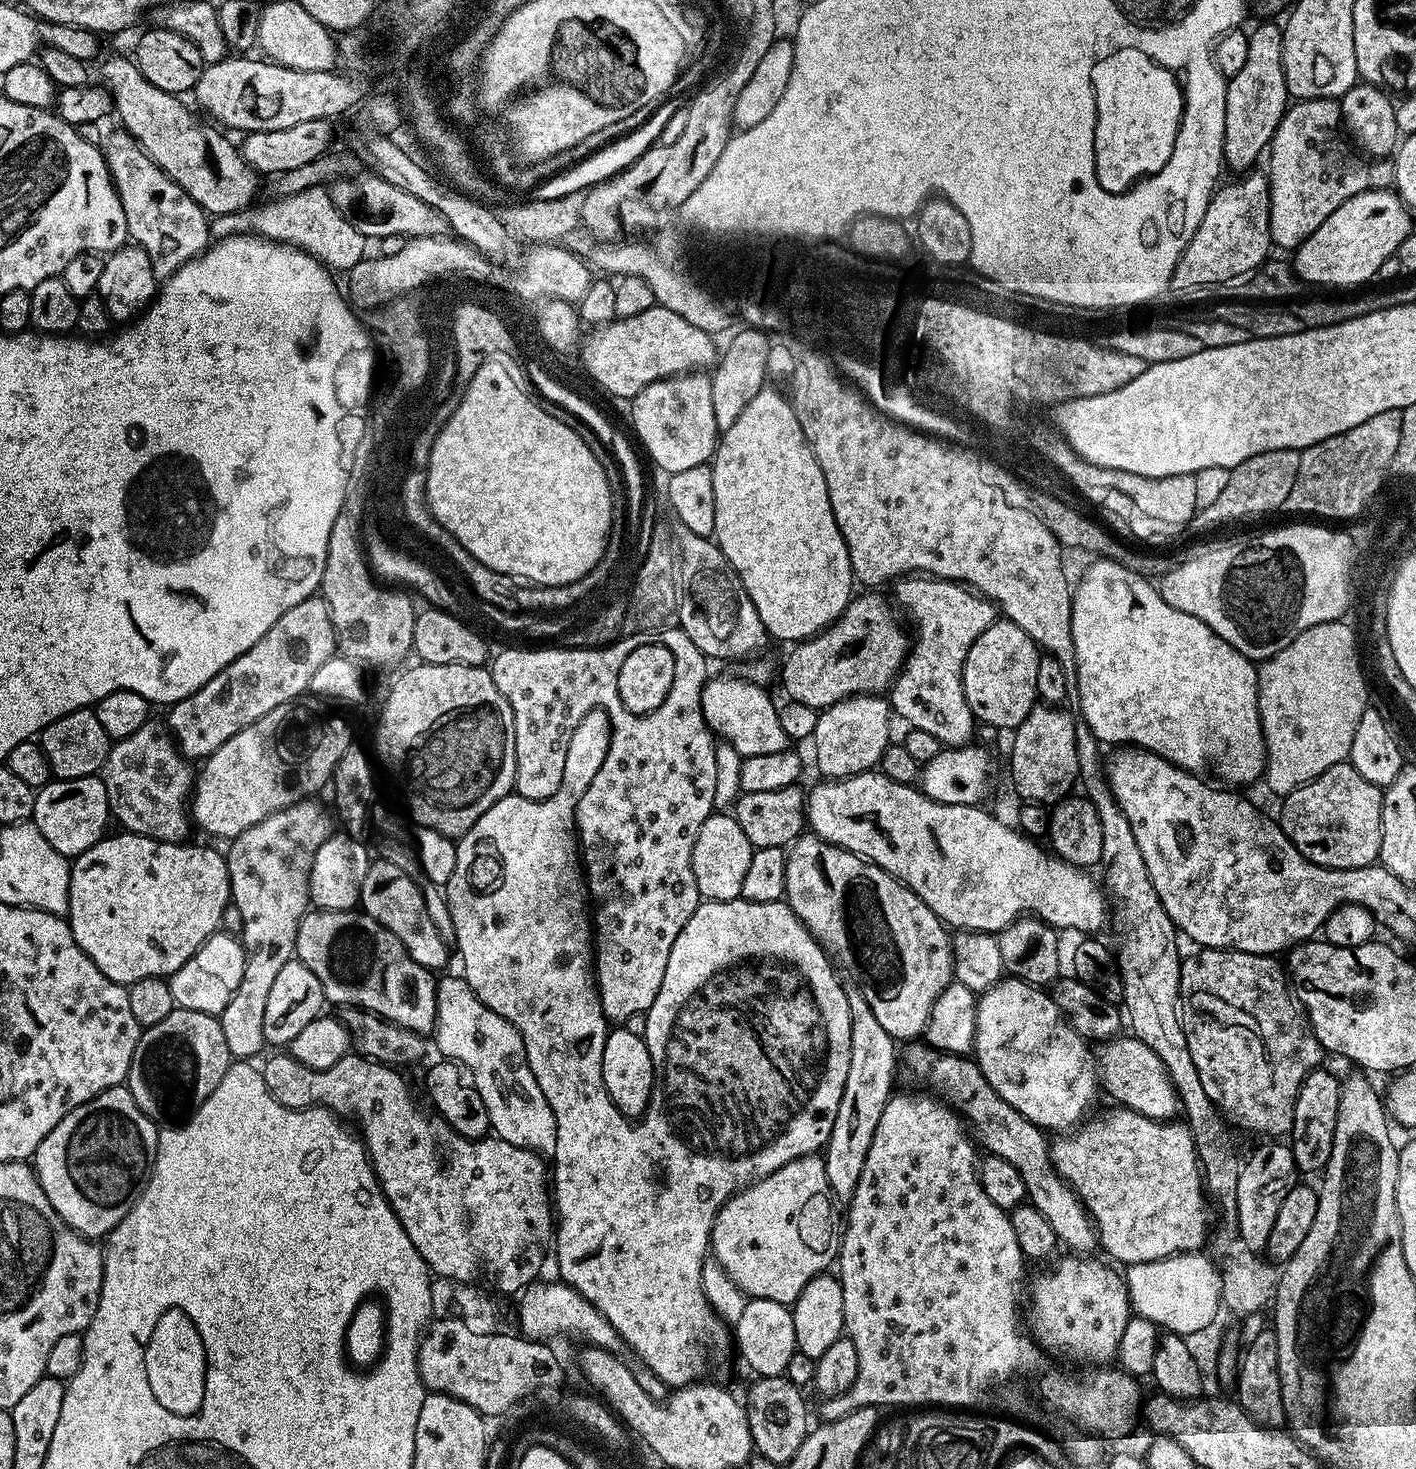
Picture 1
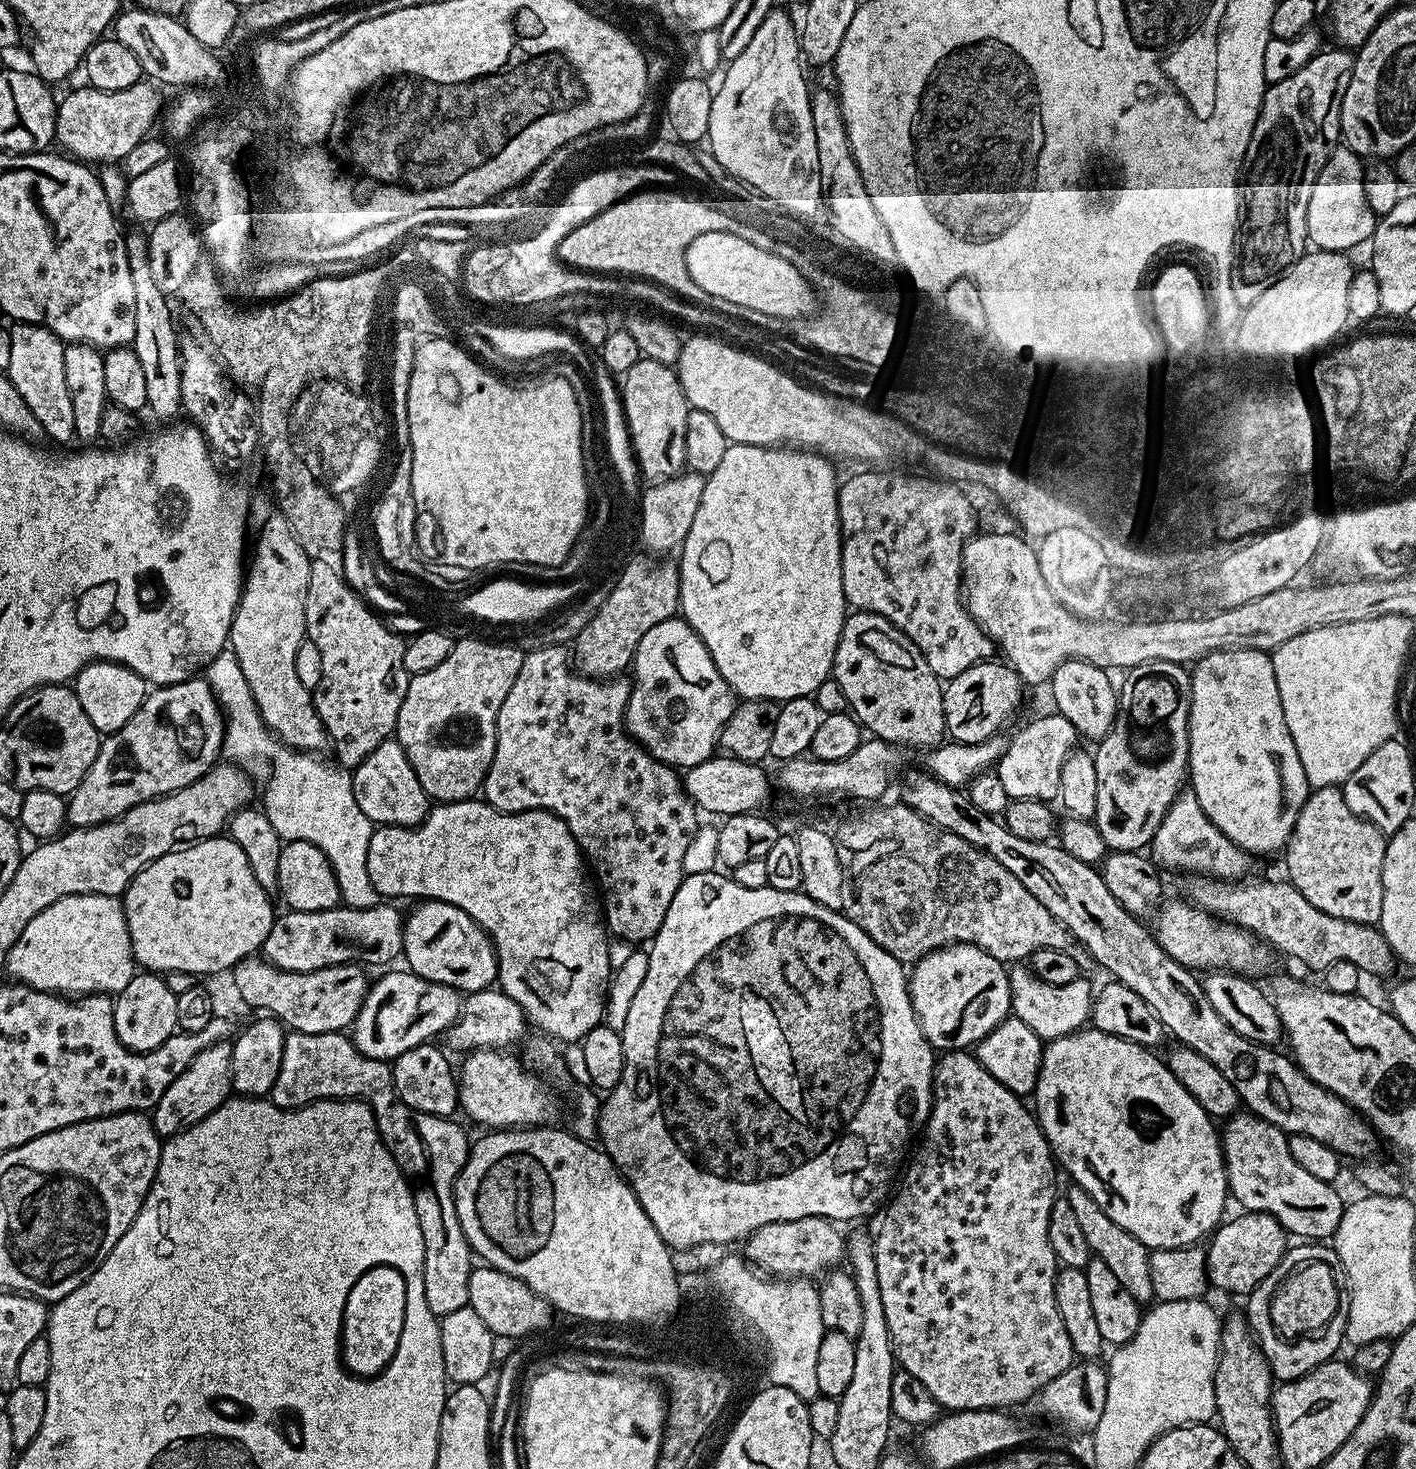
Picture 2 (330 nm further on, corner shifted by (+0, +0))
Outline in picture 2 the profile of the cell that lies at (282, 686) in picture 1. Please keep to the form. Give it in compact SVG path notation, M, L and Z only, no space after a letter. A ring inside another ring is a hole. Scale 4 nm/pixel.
M193 678L191 680L183 680L181 684L165 684L156 686L145 695L142 706L138 706L138 710L134 714L134 718L130 718L130 722L126 722L126 726L122 726L117 732L105 735L100 741L100 749L94 758L94 762L90 766L90 770L82 778L82 782L78 782L78 786L67 797L68 811L66 820L72 828L89 828L95 824L104 824L107 820L118 818L126 810L130 810L134 806L138 806L147 800L153 800L159 796L165 796L171 792L182 790L186 786L193 784L198 778L202 778L209 770L215 768L222 756L224 747L224 726L226 717L221 709L220 704L216 701L216 694L212 691L207 679Z

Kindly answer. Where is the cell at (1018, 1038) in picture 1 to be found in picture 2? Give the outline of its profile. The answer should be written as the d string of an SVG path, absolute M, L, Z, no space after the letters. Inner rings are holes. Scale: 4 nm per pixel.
M1085 1026L1078 1032L1060 1036L1057 1040L1049 1040L1044 1046L1036 1083L1034 1115L1040 1123L1040 1129L1044 1131L1044 1137L1048 1140L1048 1147L1052 1149L1057 1165L1063 1171L1065 1168L1073 1179L1072 1182L1086 1194L1090 1194L1090 1198L1094 1198L1098 1206L1102 1206L1102 1210L1106 1210L1106 1214L1110 1214L1110 1218L1114 1218L1114 1222L1122 1226L1122 1230L1134 1234L1134 1238L1138 1238L1138 1242L1142 1242L1150 1250L1186 1248L1199 1245L1205 1238L1211 1237L1225 1219L1224 1207L1230 1204L1230 1193L1224 1165L1224 1146L1221 1133L1212 1125L1215 1124L1213 1117L1209 1116L1206 1110L1202 1110L1202 1106L1198 1106L1194 1094L1190 1094L1190 1090L1186 1090L1186 1086L1182 1086L1182 1082L1174 1078L1167 1063L1161 1057L1159 1060L1156 1055L1151 1048L1143 1048L1133 1040L1100 1032L1094 1026Z

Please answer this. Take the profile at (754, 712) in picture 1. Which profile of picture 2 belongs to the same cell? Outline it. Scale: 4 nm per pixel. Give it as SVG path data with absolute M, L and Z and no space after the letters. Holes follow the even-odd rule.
M684 619L660 622L642 635L630 667L624 726L653 758L677 770L706 762L717 751L720 731L737 703L732 687L718 674L710 650Z

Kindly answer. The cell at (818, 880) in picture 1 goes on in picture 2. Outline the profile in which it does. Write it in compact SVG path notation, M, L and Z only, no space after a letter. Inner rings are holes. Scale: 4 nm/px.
M958 943L950 944L945 948L935 948L933 952L928 952L920 960L915 961L911 965L910 975L908 976L908 992L912 995L912 1005L916 1011L916 1021L922 1026L922 1030L926 1034L928 1041L932 1043L933 1049L945 1051L966 1050L973 1047L986 1034L998 1025L1011 1013L1012 1003L1010 1002L1009 988L1009 969L1003 961L994 958L993 955L987 954L980 947L973 944Z

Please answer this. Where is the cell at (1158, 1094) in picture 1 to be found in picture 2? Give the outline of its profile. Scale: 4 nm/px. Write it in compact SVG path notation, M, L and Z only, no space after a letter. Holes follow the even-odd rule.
M1233 1114L1222 1128L1224 1165L1228 1175L1228 1190L1233 1201L1249 1212L1265 1212L1279 1222L1285 1233L1305 1241L1332 1238L1342 1221L1345 1206L1334 1194L1329 1181L1314 1178L1290 1154L1289 1133L1266 1122L1260 1116Z

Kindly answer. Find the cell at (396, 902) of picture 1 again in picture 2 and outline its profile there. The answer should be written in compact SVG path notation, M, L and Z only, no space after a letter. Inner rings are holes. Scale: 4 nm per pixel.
M425 899L411 913L407 913L404 921L403 959L408 959L407 967L416 976L430 982L442 982L446 986L456 988L462 994L481 992L484 988L493 987L497 983L496 947L492 939L476 925L474 918L466 914L458 906L447 904L441 900Z

